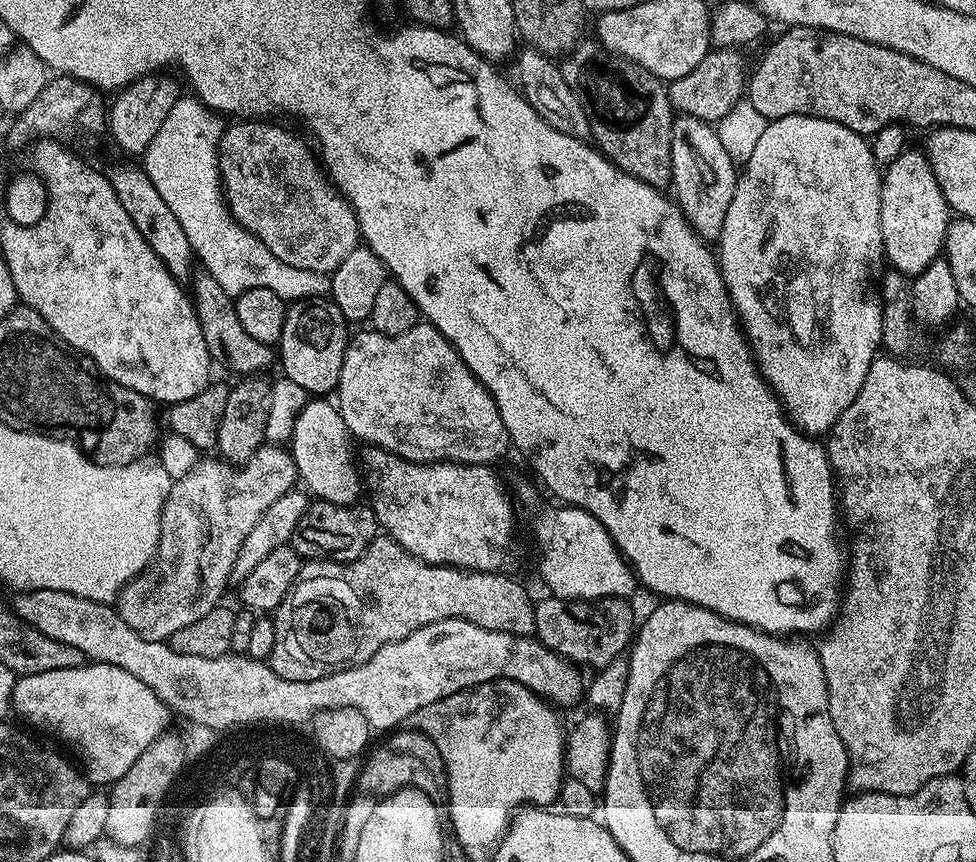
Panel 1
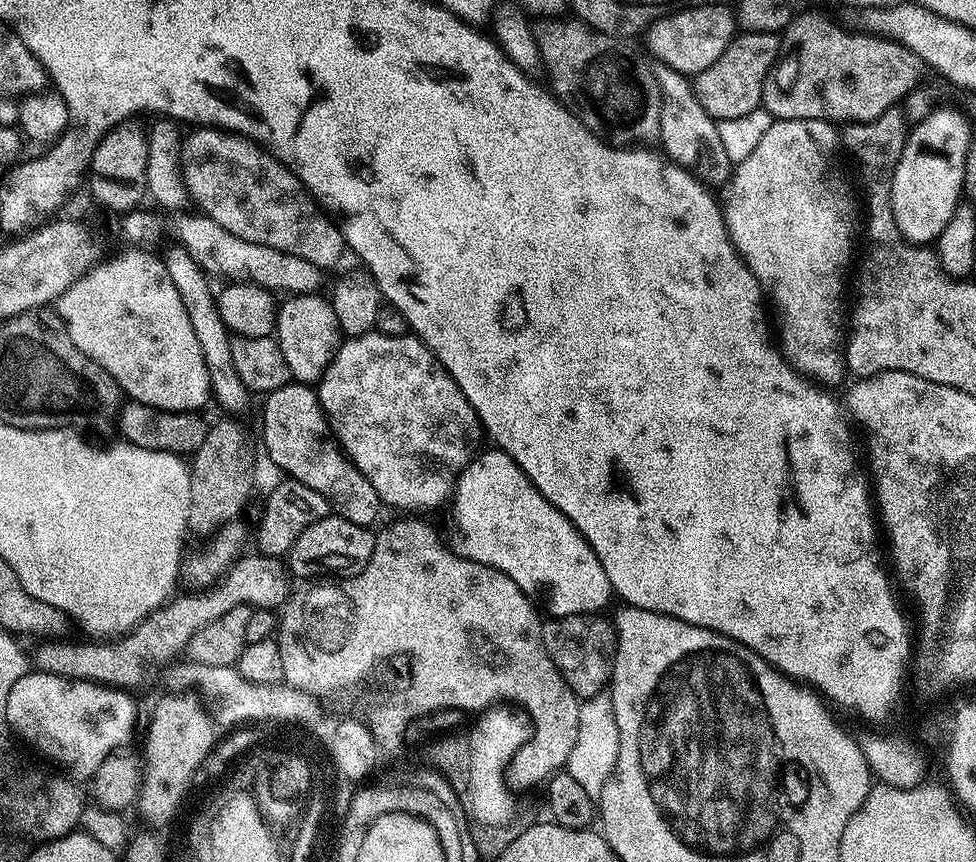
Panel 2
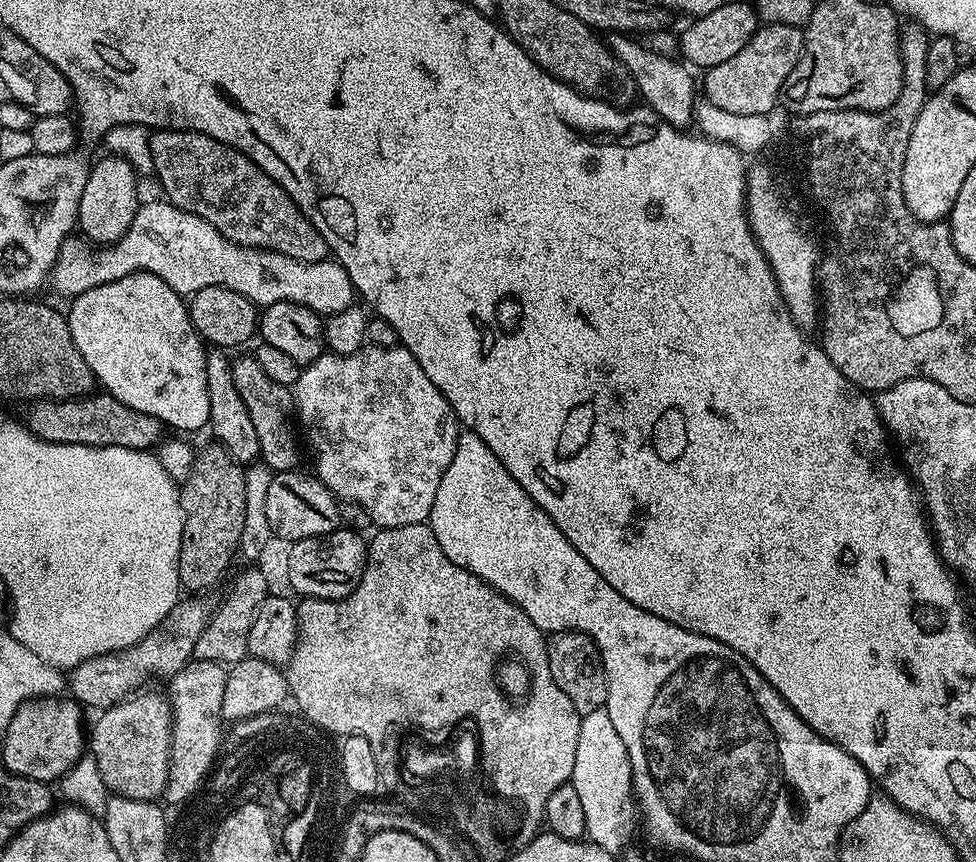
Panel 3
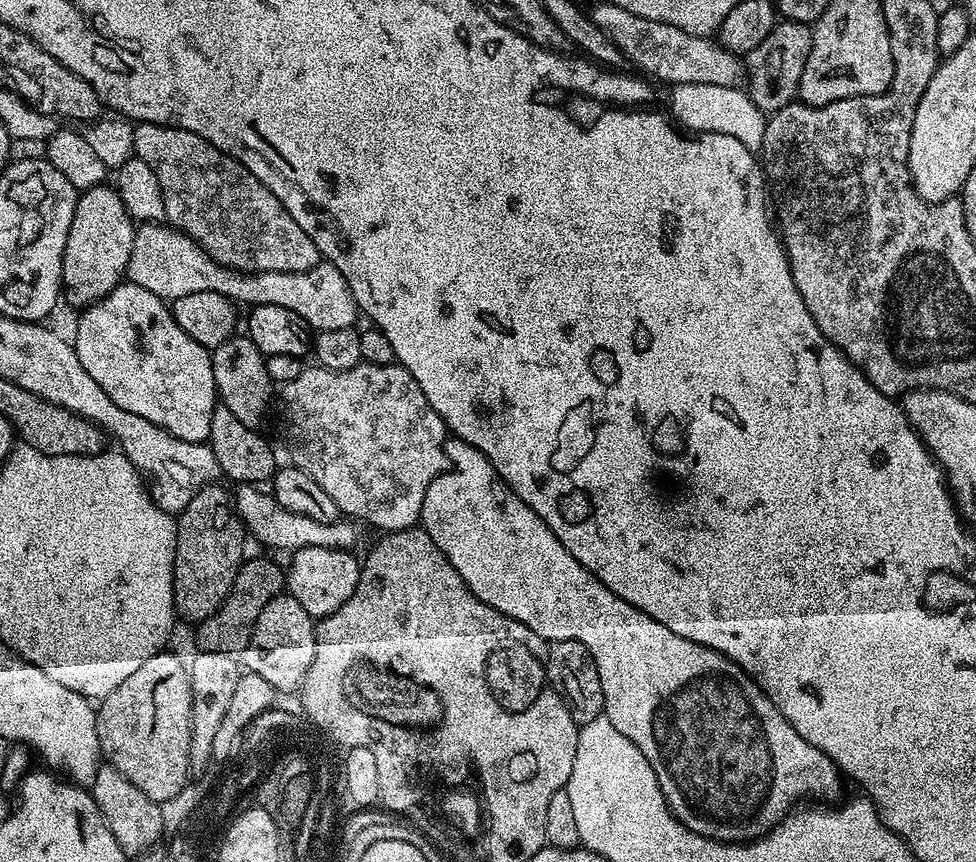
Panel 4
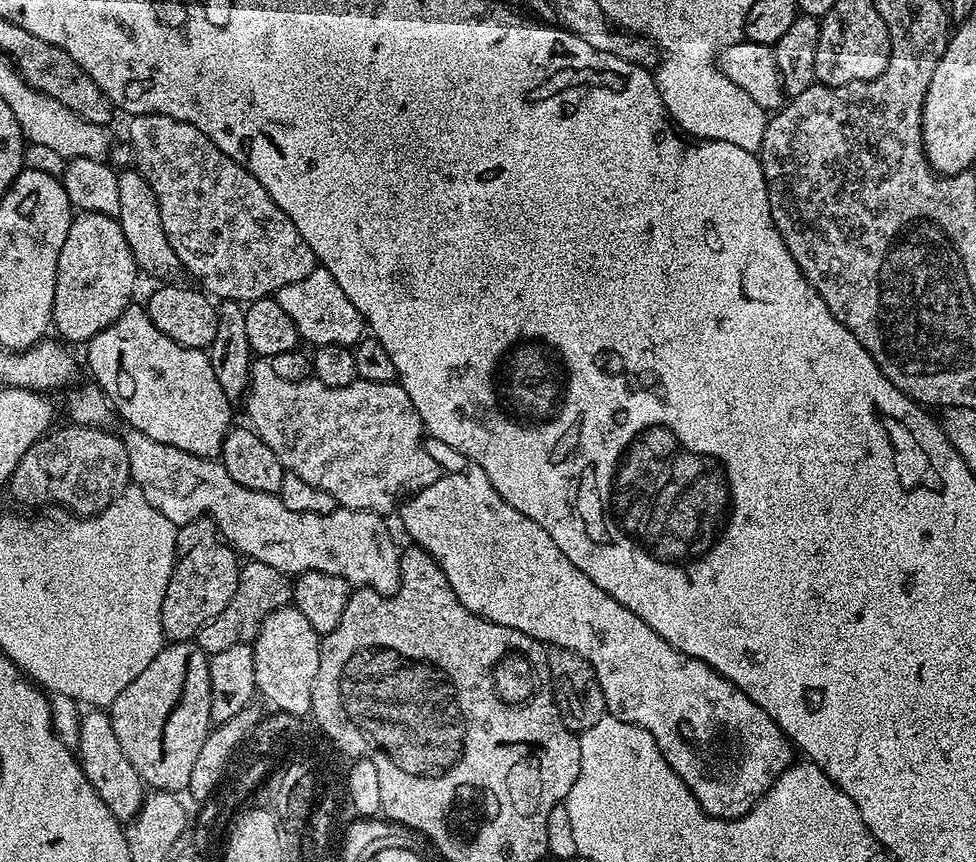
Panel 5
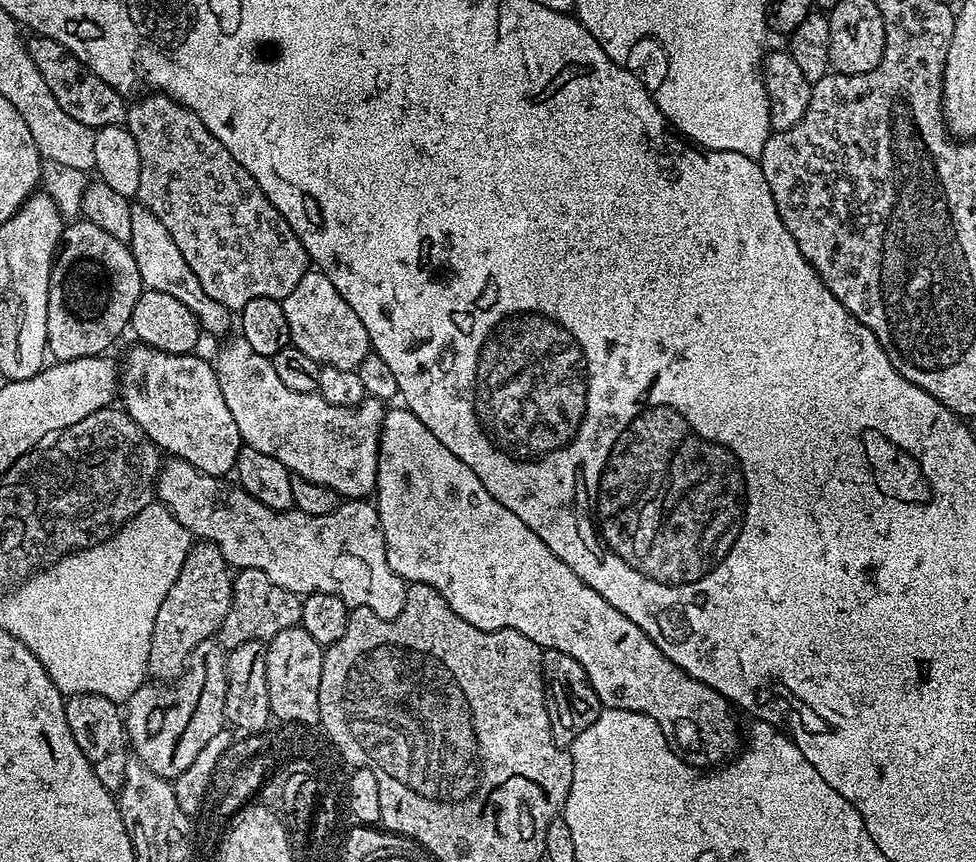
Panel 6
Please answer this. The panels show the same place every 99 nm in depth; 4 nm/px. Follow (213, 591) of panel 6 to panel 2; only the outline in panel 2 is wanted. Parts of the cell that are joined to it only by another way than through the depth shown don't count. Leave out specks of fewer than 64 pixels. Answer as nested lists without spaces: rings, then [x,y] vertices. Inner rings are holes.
[[[232,418],[212,424],[198,450],[190,460],[190,502],[188,523],[191,531],[216,534],[224,523],[235,521],[236,516],[248,504],[248,495],[253,495],[253,453],[246,444],[246,436],[240,423]]]

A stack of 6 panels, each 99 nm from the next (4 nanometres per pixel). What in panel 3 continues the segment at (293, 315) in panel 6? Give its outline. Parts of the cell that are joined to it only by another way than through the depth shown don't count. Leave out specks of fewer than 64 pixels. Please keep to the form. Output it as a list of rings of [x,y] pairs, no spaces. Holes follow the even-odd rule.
[[[159,199],[141,203],[134,222],[130,222],[126,234],[115,244],[93,247],[76,234],[65,238],[58,246],[56,264],[50,269],[51,283],[56,283],[62,295],[75,298],[94,286],[135,272],[149,272],[181,294],[206,290],[206,286],[222,286],[234,290],[234,294],[242,294],[242,298],[257,306],[294,302],[314,310],[321,318],[336,316],[353,307],[350,274],[334,258],[302,262],[281,252],[267,252],[265,248],[243,248],[214,230],[206,218],[169,204],[167,199]]]

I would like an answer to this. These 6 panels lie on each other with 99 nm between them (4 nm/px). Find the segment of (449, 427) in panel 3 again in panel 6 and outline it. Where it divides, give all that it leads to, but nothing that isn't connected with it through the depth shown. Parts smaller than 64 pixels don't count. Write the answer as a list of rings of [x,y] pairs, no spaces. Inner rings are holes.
[[[233,335],[214,356],[216,377],[241,441],[274,457],[293,475],[317,482],[349,500],[363,500],[376,491],[376,455],[386,404],[365,398],[355,408],[334,406],[317,392],[301,394],[279,381],[269,357],[255,353],[244,336]]]

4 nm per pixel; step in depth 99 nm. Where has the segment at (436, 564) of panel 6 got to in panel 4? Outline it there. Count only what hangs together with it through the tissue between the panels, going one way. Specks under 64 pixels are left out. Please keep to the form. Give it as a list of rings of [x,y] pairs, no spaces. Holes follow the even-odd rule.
[[[455,438],[445,439],[444,449],[448,455],[450,467],[438,478],[434,478],[434,482],[430,482],[426,490],[426,498],[422,502],[419,523],[426,530],[426,534],[434,538],[438,550],[446,554],[450,566],[454,566],[454,570],[462,574],[462,582],[466,582],[468,589],[479,600],[494,606],[494,610],[522,622],[522,626],[530,626],[530,630],[534,630],[534,634],[538,634],[545,642],[577,640],[582,642],[582,646],[586,646],[586,650],[594,658],[598,678],[602,682],[603,715],[608,717],[618,734],[626,734],[626,738],[630,738],[630,742],[634,742],[634,746],[638,746],[638,750],[646,754],[646,762],[650,762],[658,778],[658,786],[670,806],[672,815],[678,818],[678,822],[682,822],[682,826],[694,830],[694,834],[702,834],[711,840],[718,840],[721,844],[743,844],[769,832],[797,805],[804,802],[799,800],[804,800],[807,796],[812,799],[809,800],[812,802],[835,801],[832,799],[839,794],[840,780],[842,781],[840,769],[832,759],[822,754],[822,750],[818,750],[818,746],[810,746],[810,742],[802,738],[802,734],[798,734],[798,730],[794,730],[790,722],[786,722],[778,706],[774,706],[774,702],[766,698],[766,694],[752,681],[751,676],[746,675],[731,658],[724,656],[718,650],[707,648],[698,642],[690,642],[690,638],[682,638],[682,634],[674,634],[674,630],[662,626],[662,622],[654,622],[650,614],[642,614],[642,610],[618,598],[618,594],[614,594],[614,590],[607,588],[590,570],[586,570],[586,566],[582,566],[582,562],[578,562],[578,558],[574,558],[574,554],[570,554],[566,546],[562,546],[554,530],[550,530],[550,526],[546,526],[546,522],[542,522],[542,518],[538,518],[538,514],[534,514],[534,510],[530,510],[530,506],[526,506],[526,502],[522,502],[522,498],[518,498],[518,494],[514,494],[514,490],[508,488],[507,482],[496,473],[496,467],[486,458],[486,454]]]

